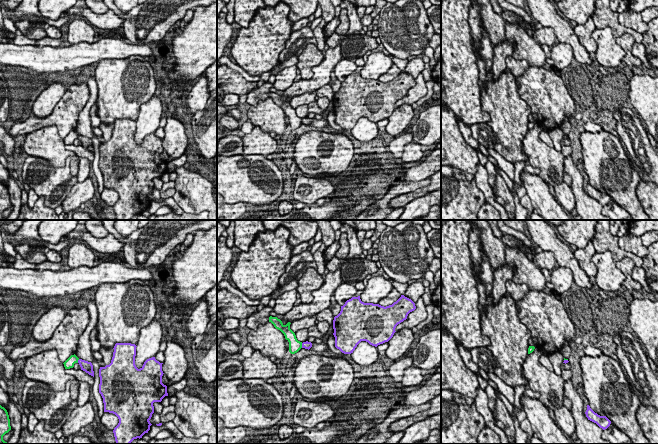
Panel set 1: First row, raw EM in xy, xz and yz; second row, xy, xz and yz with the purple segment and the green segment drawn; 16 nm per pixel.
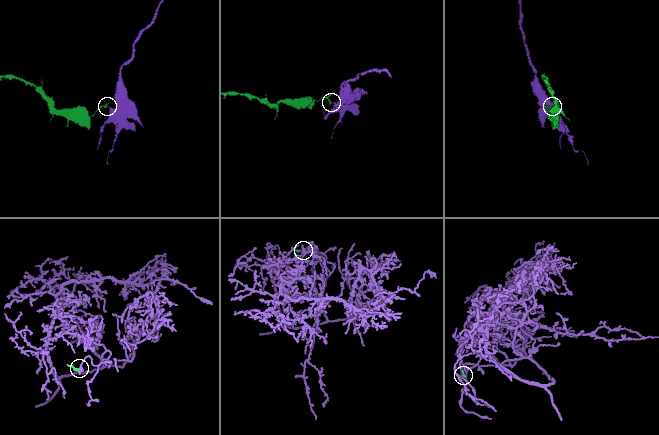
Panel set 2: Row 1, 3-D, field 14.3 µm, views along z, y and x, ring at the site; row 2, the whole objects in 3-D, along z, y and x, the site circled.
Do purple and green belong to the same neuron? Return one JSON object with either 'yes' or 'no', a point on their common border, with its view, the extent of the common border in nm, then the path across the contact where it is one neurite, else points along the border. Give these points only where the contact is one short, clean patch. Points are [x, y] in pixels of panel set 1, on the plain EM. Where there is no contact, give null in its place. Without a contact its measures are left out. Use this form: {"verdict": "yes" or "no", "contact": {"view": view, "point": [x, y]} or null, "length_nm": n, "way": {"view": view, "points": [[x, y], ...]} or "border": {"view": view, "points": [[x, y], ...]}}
{"verdict": "no", "contact": {"view": "xz", "point": [302, 121]}, "length_nm": 80, "border": {"view": "xz", "points": [[301, 119], [302, 123]]}}

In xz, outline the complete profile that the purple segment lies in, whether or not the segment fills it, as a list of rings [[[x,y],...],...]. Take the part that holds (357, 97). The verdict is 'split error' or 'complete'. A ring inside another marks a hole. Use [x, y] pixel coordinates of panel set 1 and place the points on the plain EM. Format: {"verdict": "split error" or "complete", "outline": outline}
{"verdict": "complete", "outline": [[[404,71],[386,83],[364,79],[360,72],[352,73],[334,93],[335,123],[344,130],[351,130],[361,117],[375,123],[388,118],[396,102],[415,85],[415,79]]]}

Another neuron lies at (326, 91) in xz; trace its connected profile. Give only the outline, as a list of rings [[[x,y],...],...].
[[[327,84],[316,91],[316,96],[318,96],[319,98],[327,97],[329,100],[333,100],[334,93],[335,92],[333,91],[332,87]]]

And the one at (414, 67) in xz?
[[[415,58],[408,61],[404,72],[411,75],[414,79],[418,77],[420,73],[425,69],[424,68],[424,61],[422,58]]]

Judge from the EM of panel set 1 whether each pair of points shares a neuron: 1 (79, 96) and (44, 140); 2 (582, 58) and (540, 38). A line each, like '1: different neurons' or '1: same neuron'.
1: different neurons
2: different neurons

